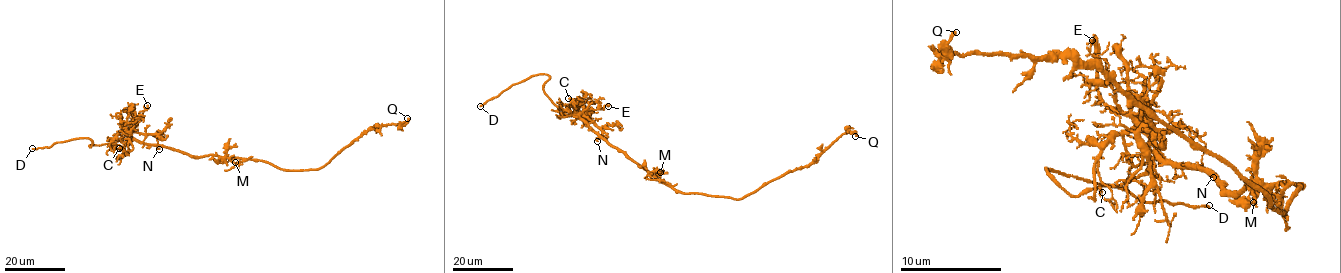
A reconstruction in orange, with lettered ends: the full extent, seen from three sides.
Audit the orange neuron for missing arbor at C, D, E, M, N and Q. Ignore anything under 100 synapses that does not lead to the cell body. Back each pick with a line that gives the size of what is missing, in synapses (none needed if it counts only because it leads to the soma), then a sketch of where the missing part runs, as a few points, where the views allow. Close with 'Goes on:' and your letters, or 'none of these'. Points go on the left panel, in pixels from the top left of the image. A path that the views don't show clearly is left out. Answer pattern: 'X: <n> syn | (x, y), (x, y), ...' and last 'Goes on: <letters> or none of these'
D: (32, 148), (16, 158)
Goes on: D

